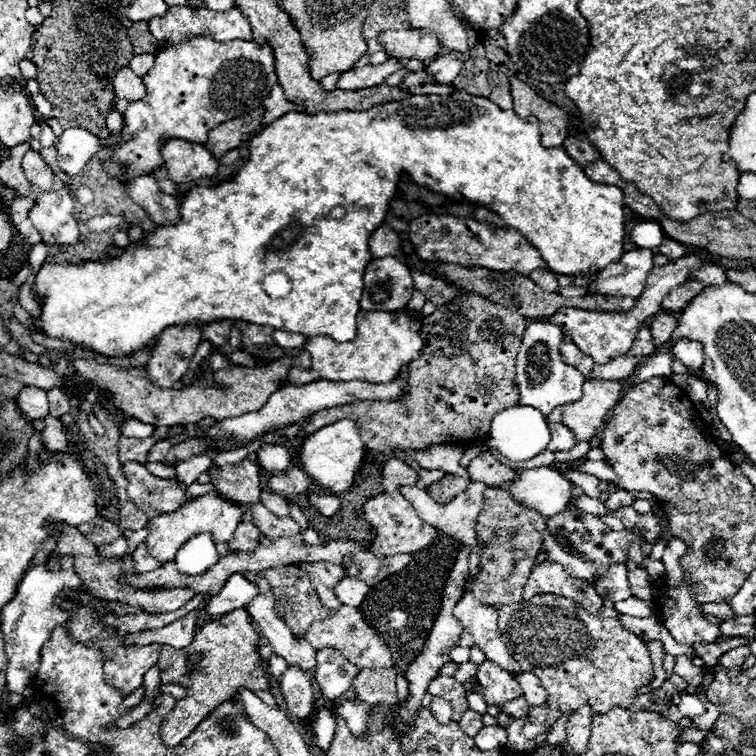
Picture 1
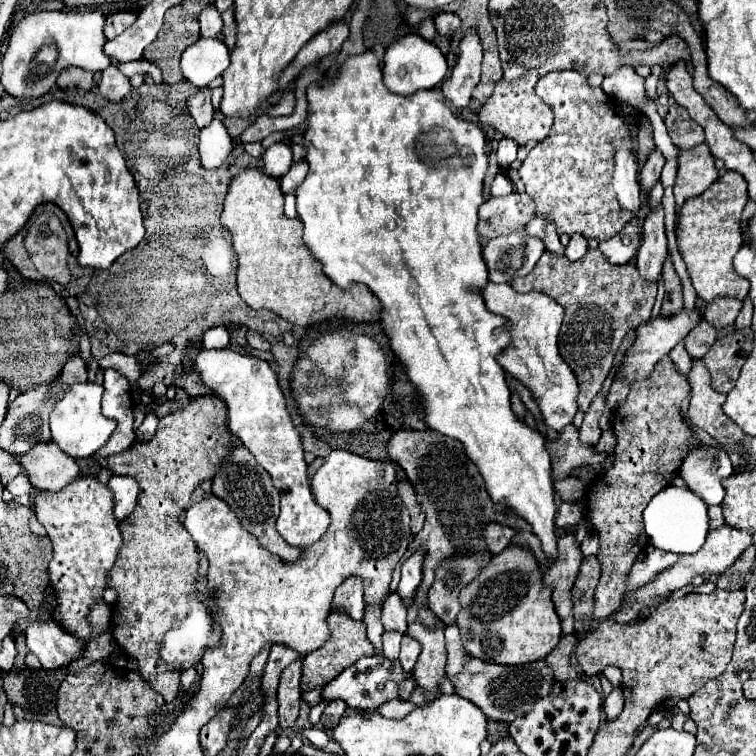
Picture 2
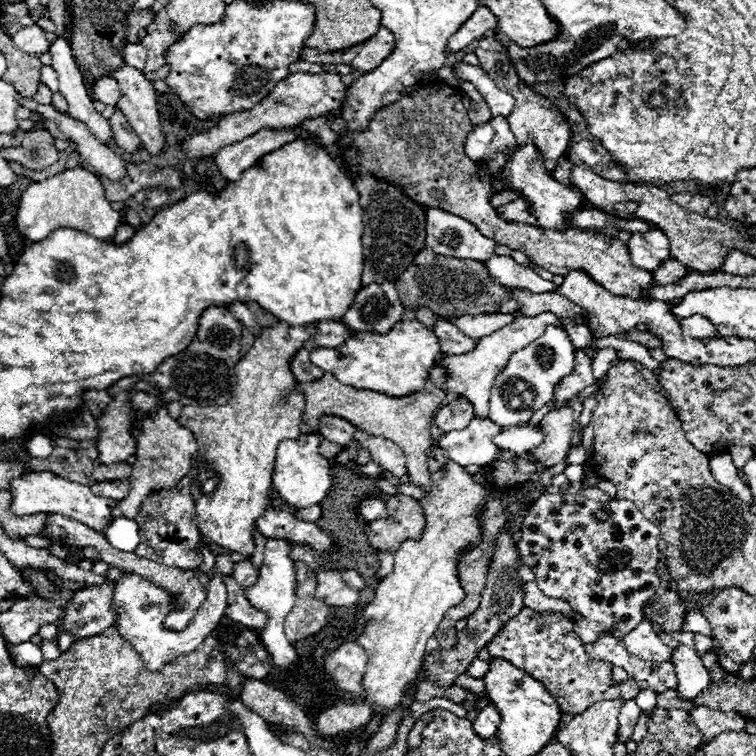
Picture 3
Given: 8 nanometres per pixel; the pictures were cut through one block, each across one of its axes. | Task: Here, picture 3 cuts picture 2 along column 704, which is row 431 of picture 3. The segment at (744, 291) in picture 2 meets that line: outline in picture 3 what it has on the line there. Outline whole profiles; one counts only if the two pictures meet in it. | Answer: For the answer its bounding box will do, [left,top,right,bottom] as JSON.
[178,322,316,558]

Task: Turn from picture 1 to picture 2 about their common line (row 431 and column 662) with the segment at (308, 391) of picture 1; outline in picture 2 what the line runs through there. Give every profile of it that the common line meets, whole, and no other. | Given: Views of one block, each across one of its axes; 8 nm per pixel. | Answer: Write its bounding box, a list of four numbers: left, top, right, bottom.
[636,210,668,282]

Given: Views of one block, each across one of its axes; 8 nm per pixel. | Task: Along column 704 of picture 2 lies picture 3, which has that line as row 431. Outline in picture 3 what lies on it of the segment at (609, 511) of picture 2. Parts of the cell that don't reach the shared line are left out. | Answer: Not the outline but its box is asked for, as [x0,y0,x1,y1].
[434,396,474,432]

